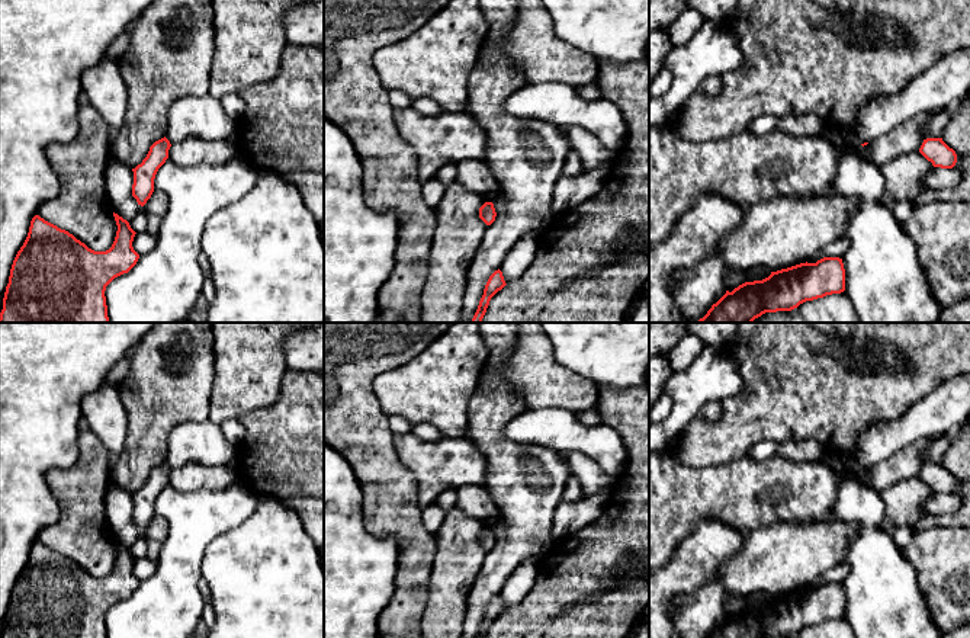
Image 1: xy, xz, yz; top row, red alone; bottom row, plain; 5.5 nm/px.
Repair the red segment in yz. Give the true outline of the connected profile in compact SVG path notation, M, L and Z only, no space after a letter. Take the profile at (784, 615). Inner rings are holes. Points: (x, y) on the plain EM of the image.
M823 583L771 597L762 606L745 607L712 631L707 638L777 638L791 637L813 626L845 616L842 584Z

